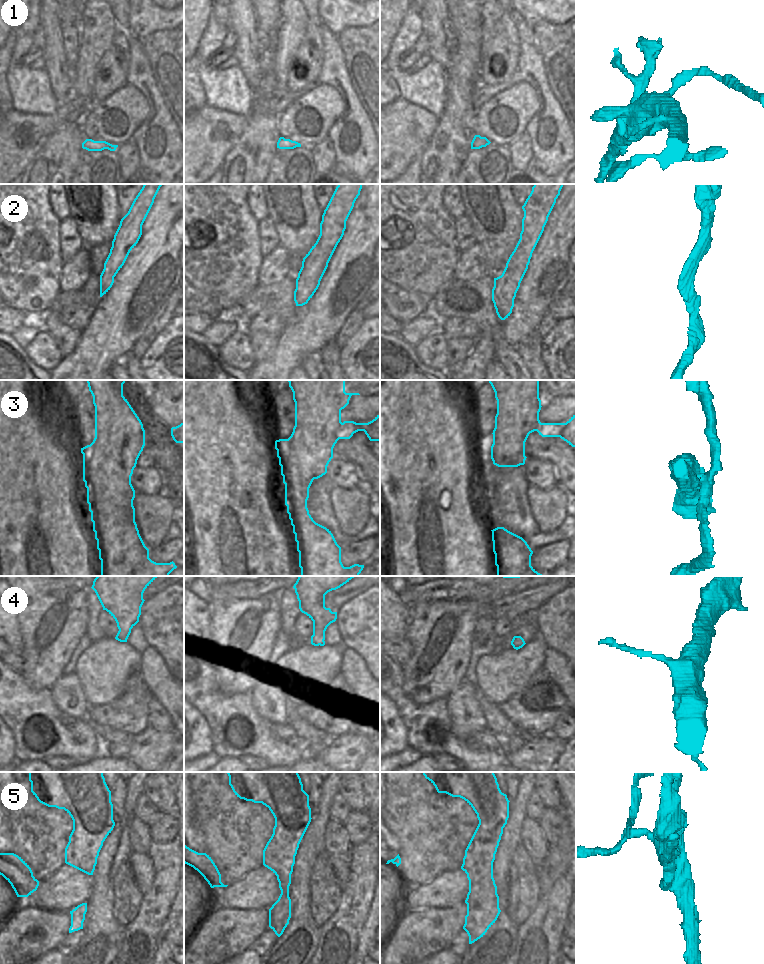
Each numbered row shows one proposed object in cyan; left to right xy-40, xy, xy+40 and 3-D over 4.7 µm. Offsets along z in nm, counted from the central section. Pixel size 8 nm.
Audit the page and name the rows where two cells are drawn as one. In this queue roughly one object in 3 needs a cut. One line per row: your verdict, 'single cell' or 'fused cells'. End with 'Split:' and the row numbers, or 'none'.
1: fused cells
2: single cell
3: fused cells
4: fused cells
5: fused cells
Split: 1, 3, 4, 5

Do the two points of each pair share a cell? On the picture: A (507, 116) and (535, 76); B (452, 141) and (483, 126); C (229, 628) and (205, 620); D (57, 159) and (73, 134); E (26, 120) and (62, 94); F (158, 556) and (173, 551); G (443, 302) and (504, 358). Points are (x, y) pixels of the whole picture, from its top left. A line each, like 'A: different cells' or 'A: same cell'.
A: different cells
B: different cells
C: different cells
D: same cell
E: different cells
F: same cell
G: same cell

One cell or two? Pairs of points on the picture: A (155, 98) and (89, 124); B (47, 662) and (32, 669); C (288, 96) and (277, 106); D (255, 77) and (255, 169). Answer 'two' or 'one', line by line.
A: two
B: one
C: one
D: two

